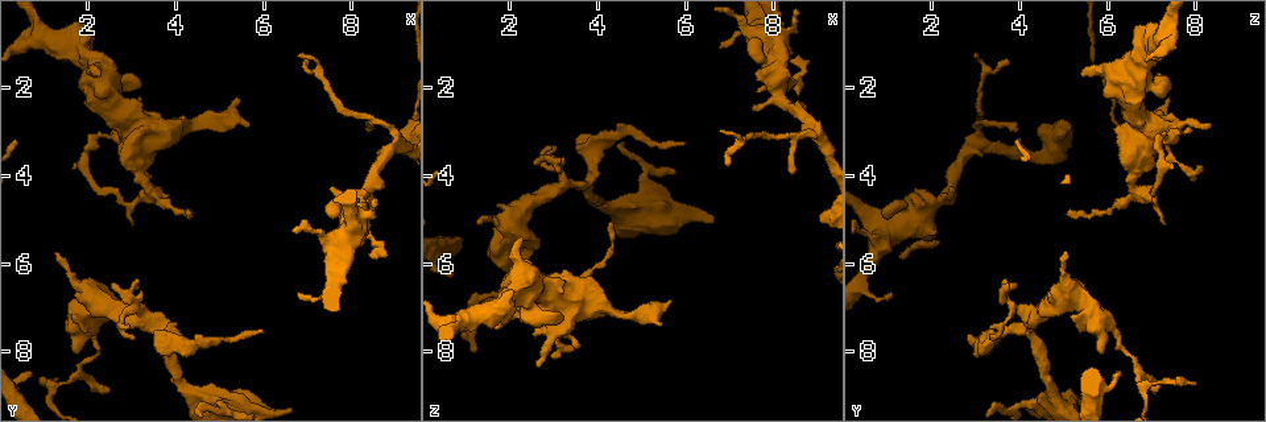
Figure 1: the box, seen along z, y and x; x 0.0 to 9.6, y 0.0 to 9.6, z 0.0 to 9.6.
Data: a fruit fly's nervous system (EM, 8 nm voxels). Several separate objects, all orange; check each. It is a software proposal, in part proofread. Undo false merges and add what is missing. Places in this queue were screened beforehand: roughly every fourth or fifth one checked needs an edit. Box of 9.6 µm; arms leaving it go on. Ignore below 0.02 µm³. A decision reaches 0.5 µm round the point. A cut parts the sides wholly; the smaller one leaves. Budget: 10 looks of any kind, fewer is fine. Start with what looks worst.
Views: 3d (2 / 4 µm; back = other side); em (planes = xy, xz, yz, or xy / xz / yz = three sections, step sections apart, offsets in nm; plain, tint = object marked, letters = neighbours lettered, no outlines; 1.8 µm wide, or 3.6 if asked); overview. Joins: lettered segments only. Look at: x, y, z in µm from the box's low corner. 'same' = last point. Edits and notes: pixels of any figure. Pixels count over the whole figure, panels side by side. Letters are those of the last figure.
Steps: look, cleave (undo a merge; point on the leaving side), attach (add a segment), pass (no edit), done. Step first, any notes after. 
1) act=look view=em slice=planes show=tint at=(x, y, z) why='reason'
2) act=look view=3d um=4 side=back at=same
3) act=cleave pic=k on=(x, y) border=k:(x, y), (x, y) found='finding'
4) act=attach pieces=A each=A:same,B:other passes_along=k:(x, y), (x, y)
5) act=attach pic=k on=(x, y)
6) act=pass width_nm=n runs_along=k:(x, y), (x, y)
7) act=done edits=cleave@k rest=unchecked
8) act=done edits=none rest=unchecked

act=look view=em slice=xz step=8 show=letters at=(4.60, 7.85, 2.95) why='sharp bend'

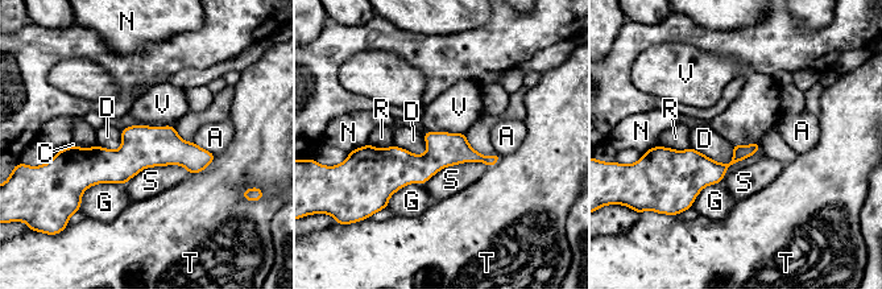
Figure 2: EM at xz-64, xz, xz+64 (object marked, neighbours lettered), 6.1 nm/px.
act=pass width_nm=100 each=A:other,C:other,D:other,G:other,N:other,R:other,S:other,T:other,V:other runs_along=2:(69, 155), (210, 157) found='all the same neuron'

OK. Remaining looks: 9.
act=look view=3d um=4 side=back at=(0.65, 8.45, 6.35) why='an open end'

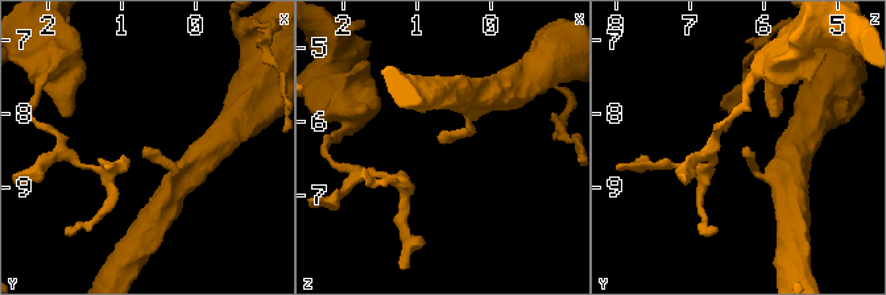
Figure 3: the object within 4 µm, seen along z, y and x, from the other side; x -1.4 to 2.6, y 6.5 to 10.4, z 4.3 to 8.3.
act=look view=em slice=yz step=16 show=tint at=(0.65, 8.45, 6.30)

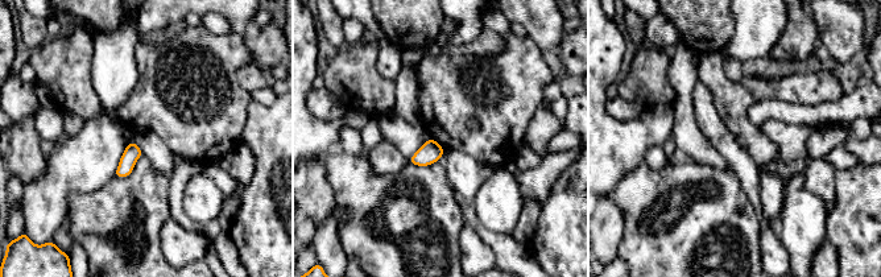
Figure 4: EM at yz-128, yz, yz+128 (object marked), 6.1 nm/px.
act=look view=em slice=planes show=letters at=same

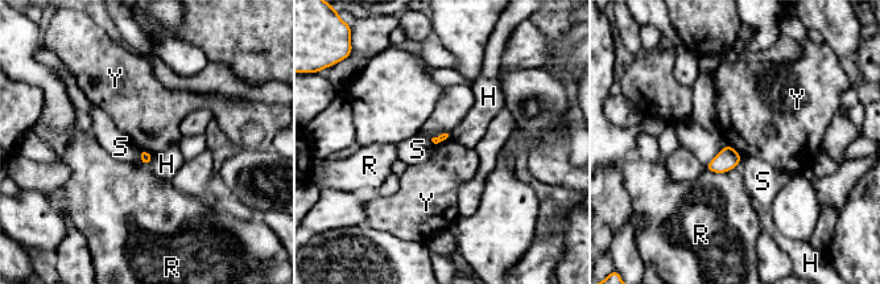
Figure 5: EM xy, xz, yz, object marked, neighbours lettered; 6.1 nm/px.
act=pass each=H:other,R:other,S:other,Y:other border=5:(450, 138), (434, 144) found='no lettered segment goes on from it'

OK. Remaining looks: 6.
act=look view=em um=3.6 slice=planes show=tint at=(3.05, 2.85, 6.85) why='sudden change in width'

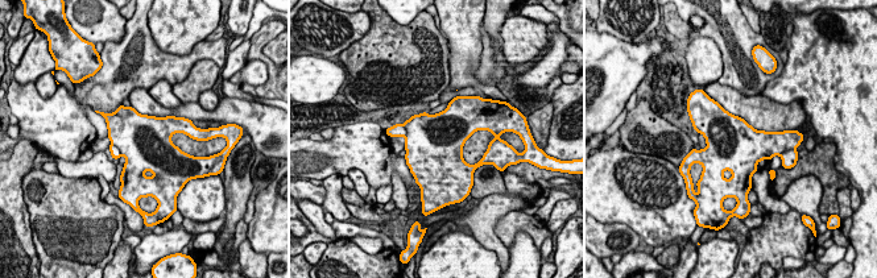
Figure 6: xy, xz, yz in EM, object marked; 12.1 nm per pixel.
act=look view=em um=3.6 slice=planes show=letters at=same why='what lies round it'

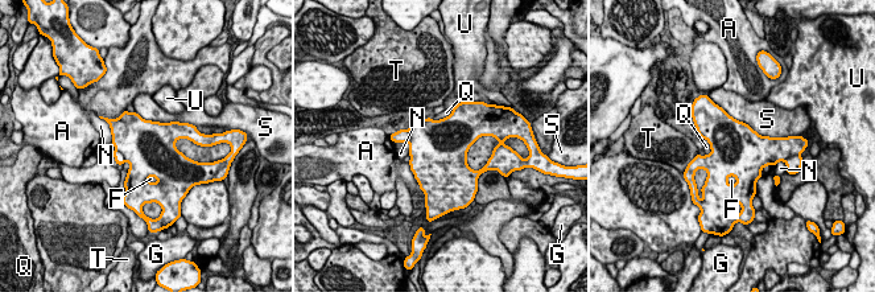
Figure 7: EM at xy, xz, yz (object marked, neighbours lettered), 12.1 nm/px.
act=cleave pic=7 on=(119, 157) width_nm=650 each=A:other,F:other,G:other,N:other,Q:other,S:other,T:other,U:other border=7:(115, 149), (126, 160) found='a second neuron is stuck on'

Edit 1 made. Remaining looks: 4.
act=look view=em slice=planes show=tint at=(5.35, 2.25, 7.45) why='free end'

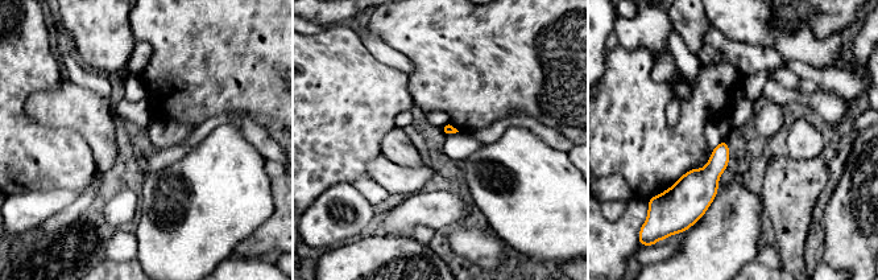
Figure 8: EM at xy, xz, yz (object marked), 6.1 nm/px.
act=look view=em slice=planes show=letters at=same why='what lies round it'

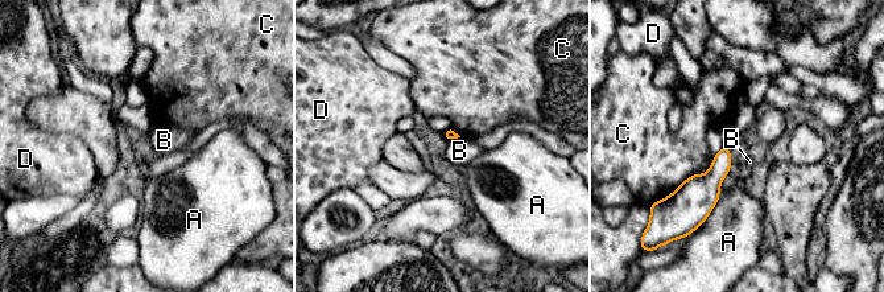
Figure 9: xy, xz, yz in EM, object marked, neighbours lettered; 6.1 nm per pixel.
act=pass each=A:other,B:other,C:other,D:other found='none of them fits'

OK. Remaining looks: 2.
act=look view=3d um=4 at=(8.10, 4.55, 2.10) why='sudden change in width'

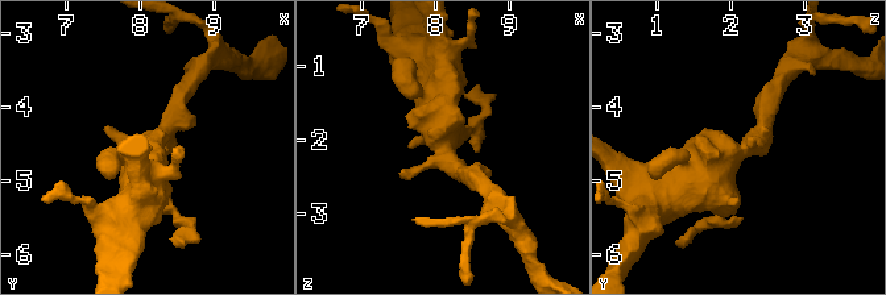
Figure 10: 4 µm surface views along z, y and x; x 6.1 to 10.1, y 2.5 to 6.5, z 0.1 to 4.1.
act=look view=em slice=yz step=16 show=letters at=(8.10, 4.60, 2.10)

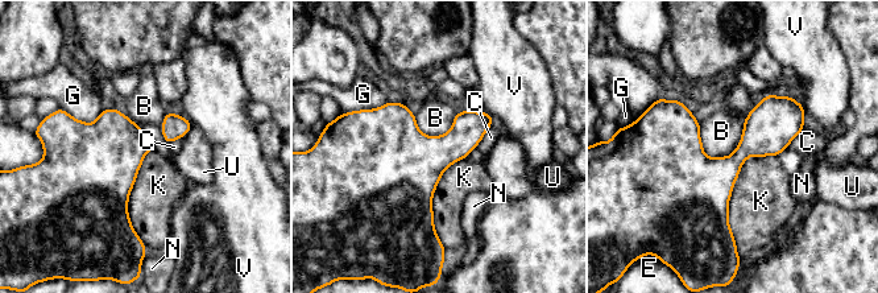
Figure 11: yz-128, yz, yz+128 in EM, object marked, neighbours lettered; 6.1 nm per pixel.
act=pass each=B:other,C:other,E:other,G:other,K:other,N:other,U:other,V:other found='continuous, no second neuron'

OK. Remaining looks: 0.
act=done edits=cleave@7 rest=unchecked

